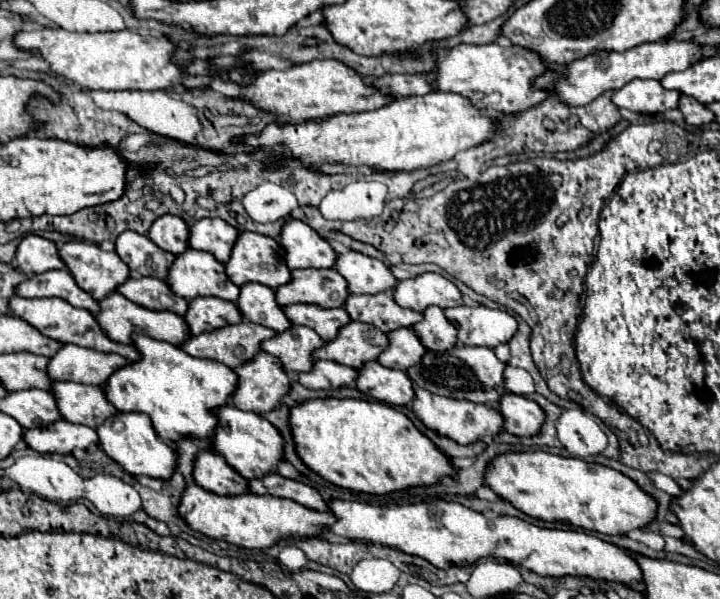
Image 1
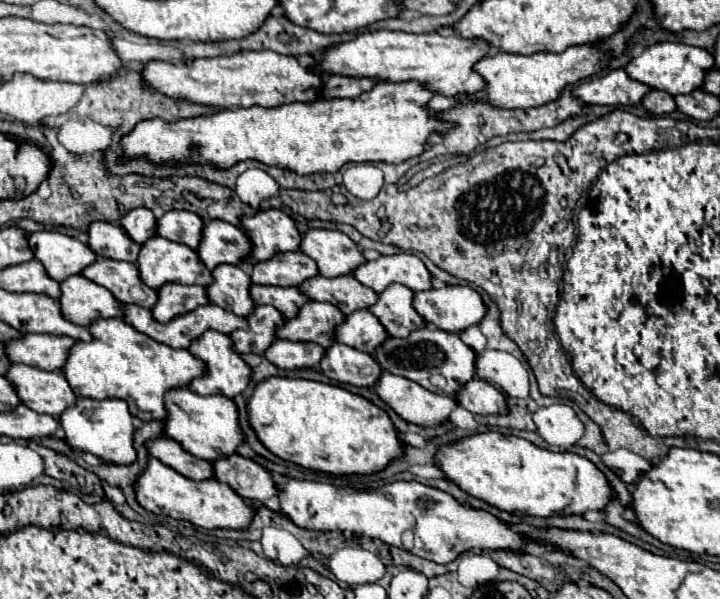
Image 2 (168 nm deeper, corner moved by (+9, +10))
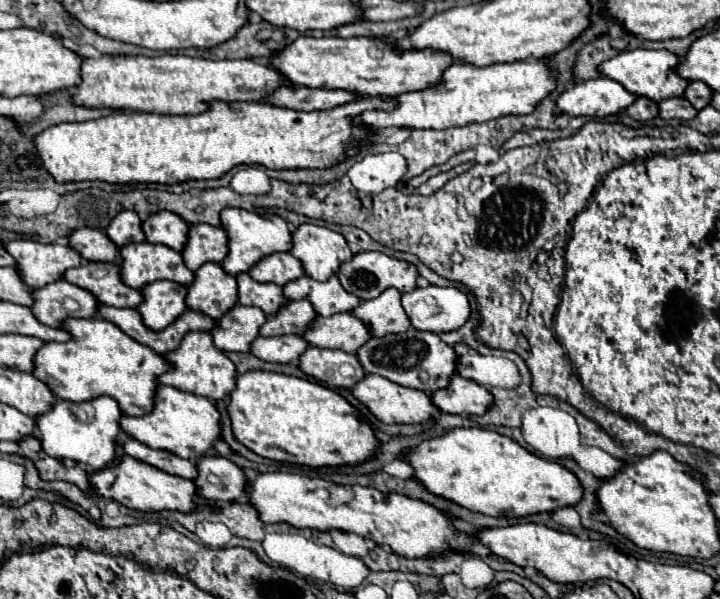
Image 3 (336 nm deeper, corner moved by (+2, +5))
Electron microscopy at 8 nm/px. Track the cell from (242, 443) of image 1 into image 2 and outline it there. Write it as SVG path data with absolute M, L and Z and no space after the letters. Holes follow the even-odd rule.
M172 388L164 396L166 420L164 436L176 440L186 452L202 460L218 460L236 452L238 444L244 442L244 436L238 428L238 408L226 396L200 396L188 388Z

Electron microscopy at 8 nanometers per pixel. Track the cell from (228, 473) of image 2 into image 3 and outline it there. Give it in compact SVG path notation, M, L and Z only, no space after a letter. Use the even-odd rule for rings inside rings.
M211 455L205 457L199 465L197 465L199 477L195 479L197 485L197 493L203 499L209 501L237 501L243 499L247 493L247 475L245 471L221 457L221 455Z

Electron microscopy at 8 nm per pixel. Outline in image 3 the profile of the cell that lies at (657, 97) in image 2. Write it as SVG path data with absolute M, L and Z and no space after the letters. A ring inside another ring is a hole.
M637 97L637 101L627 107L627 113L637 121L651 121L659 117L659 105L647 97Z

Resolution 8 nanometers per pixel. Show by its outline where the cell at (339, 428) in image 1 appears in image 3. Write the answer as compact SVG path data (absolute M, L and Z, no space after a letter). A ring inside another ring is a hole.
M269 371L239 375L227 411L237 441L273 461L309 467L357 465L373 459L381 447L375 427L363 421L347 399L325 385L291 375Z

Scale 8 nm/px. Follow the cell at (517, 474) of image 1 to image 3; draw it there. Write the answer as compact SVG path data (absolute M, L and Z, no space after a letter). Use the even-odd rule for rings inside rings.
M451 429L447 435L423 441L417 449L409 451L407 463L415 469L415 479L423 483L431 493L455 501L465 509L491 517L509 517L513 513L517 517L529 517L545 511L553 513L561 507L577 505L583 497L583 487L569 469L549 459L537 457L511 437L499 435L497 431L489 429Z

